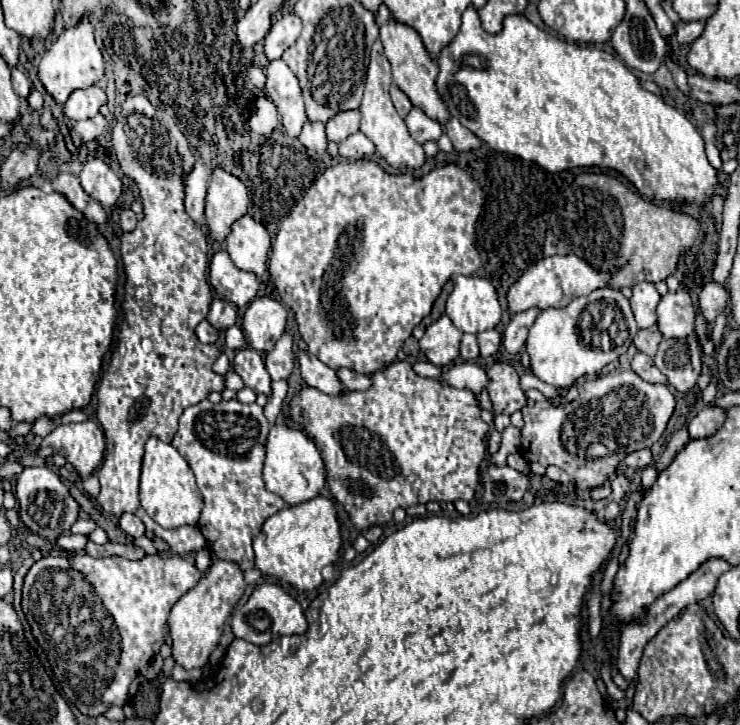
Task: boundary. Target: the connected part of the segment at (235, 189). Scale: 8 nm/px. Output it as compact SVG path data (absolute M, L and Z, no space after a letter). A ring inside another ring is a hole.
M214 168L206 196L206 226L210 238L224 242L232 224L246 214L248 202L246 186L222 168Z

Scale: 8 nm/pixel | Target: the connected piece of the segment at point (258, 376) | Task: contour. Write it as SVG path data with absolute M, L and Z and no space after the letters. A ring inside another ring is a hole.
M242 348L236 352L234 360L232 360L232 370L244 380L244 386L254 390L256 394L262 392L266 396L272 394L272 386L270 386L270 376L264 368L264 360L262 356L252 350L252 348Z

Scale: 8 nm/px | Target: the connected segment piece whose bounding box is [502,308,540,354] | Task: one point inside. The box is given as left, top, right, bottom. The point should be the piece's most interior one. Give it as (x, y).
(515, 336)

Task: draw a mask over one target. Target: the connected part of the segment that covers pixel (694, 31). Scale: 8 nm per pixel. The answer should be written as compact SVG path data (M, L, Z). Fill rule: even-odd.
M680 22L676 26L676 40L680 44L692 44L704 32L704 22Z

